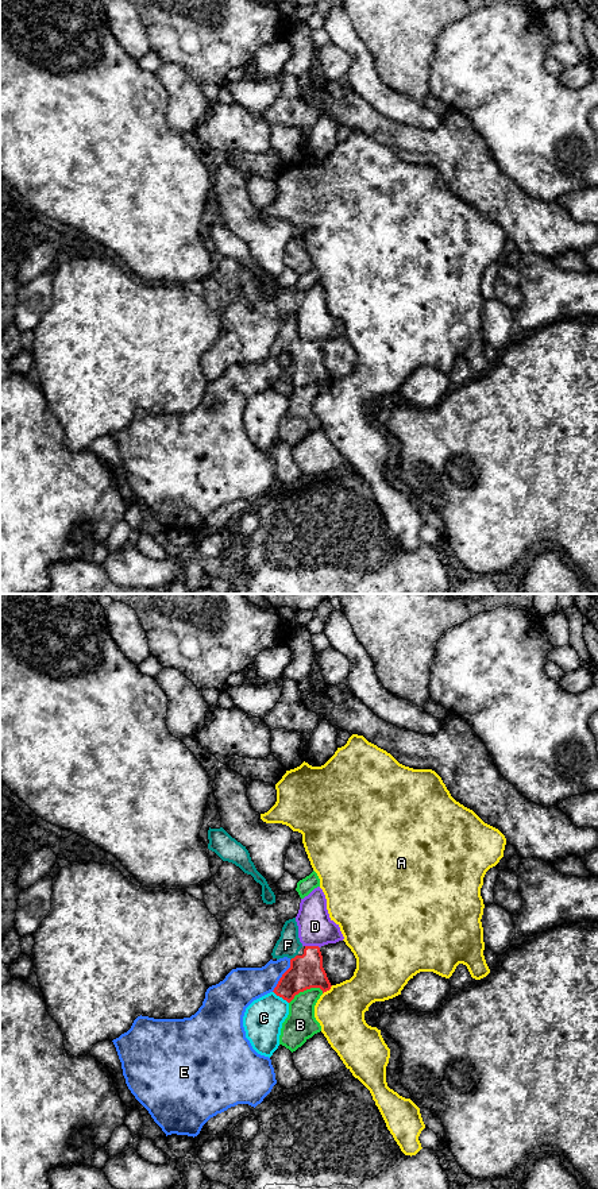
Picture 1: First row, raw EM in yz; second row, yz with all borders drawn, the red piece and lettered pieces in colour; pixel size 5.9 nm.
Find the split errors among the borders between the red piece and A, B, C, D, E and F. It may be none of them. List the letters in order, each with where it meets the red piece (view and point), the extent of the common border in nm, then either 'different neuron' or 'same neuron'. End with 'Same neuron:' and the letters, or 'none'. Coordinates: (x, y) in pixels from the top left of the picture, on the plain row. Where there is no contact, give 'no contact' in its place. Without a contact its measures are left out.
A: contact yz (327, 385); length 80 nm; different neuron
B: contact yz (305, 385); length 220 nm; different neuron
C: contact yz (281, 392); length 120 nm; different neuron
D: contact yz (312, 342); length 90 nm; different neuron
E: contact yz (282, 371); length 220 nm; different neuron
F: contact yz (294, 352); length 50 nm; same neuron
Same neuron: F

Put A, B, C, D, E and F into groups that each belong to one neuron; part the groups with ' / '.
A / B / C / D / E / F

